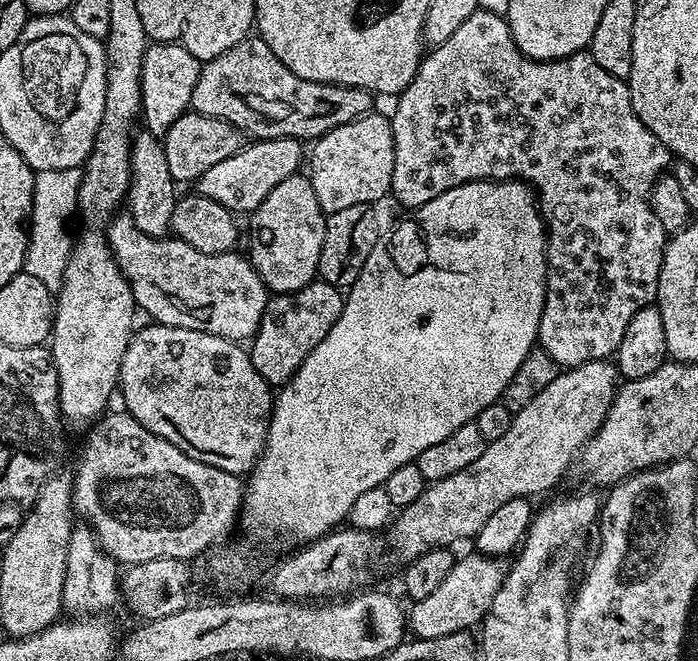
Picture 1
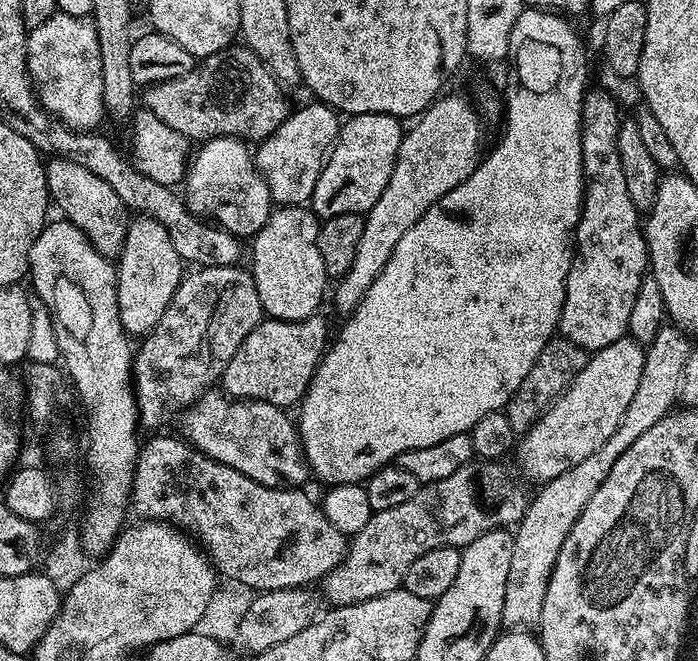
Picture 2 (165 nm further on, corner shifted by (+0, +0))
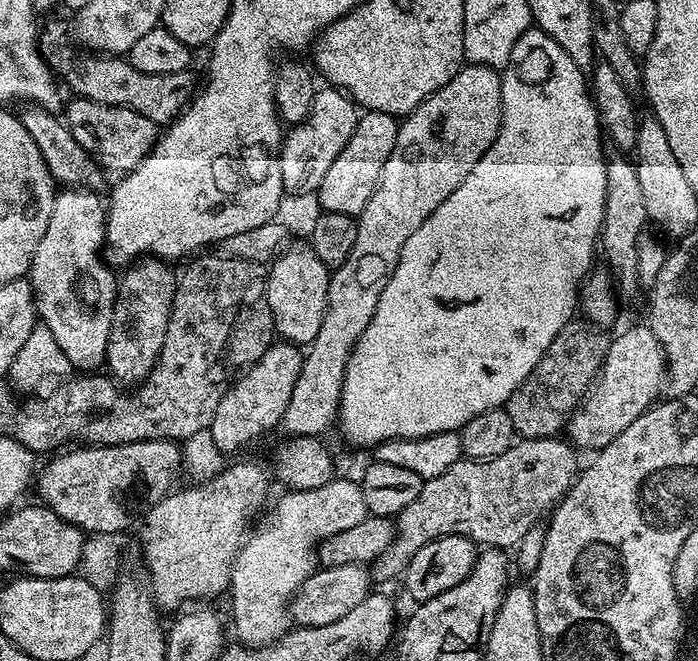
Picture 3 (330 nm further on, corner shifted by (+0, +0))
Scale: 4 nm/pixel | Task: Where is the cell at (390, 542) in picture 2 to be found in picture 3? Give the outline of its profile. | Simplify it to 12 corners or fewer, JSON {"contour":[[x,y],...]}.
{"contour":[[517,439],[424,482],[370,565],[443,536],[512,550],[564,499],[577,449]]}

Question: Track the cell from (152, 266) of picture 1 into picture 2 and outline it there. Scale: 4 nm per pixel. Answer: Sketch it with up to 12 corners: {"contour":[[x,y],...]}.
{"contour":[[47,161],[48,195],[104,256],[130,209],[86,166]]}

